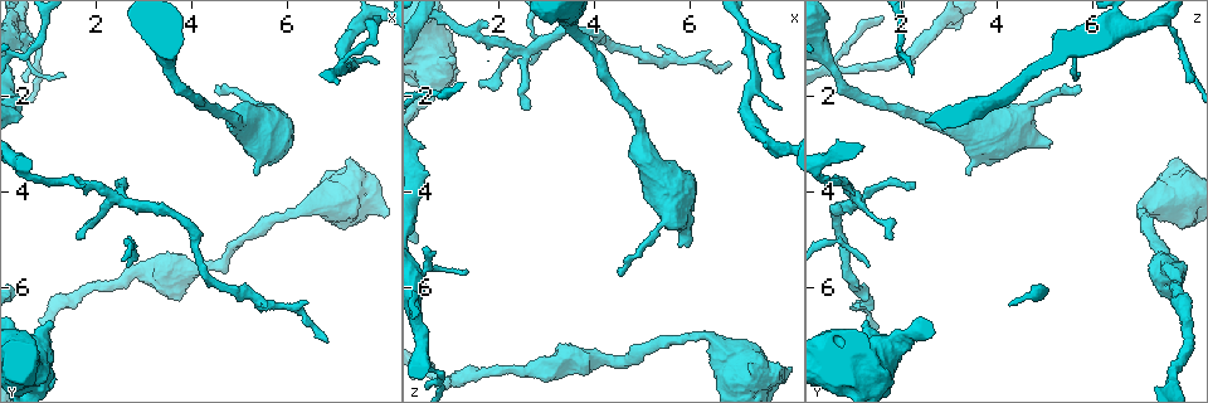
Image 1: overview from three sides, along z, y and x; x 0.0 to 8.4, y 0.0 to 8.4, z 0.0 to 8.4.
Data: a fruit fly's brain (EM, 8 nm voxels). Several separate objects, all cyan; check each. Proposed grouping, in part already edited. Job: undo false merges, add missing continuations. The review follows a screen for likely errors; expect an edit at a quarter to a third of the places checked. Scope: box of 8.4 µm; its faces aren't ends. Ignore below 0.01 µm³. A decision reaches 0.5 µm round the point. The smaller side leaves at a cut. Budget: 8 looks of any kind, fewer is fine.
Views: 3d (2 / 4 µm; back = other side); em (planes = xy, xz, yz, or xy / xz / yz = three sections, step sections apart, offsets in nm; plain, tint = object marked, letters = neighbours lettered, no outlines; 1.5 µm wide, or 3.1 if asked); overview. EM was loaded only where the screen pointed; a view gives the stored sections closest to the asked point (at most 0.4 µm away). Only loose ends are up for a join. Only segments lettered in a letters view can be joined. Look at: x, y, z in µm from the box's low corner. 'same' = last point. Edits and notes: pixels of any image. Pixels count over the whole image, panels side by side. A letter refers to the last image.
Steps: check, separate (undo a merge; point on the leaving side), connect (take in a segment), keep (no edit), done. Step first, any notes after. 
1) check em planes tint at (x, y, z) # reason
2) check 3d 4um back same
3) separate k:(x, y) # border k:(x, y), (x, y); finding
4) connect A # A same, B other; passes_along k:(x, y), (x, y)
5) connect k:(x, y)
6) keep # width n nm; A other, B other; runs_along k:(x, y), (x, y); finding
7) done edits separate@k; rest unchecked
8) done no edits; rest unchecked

check 3d 4um at (5.30, 3.60, 3.45) # an open end

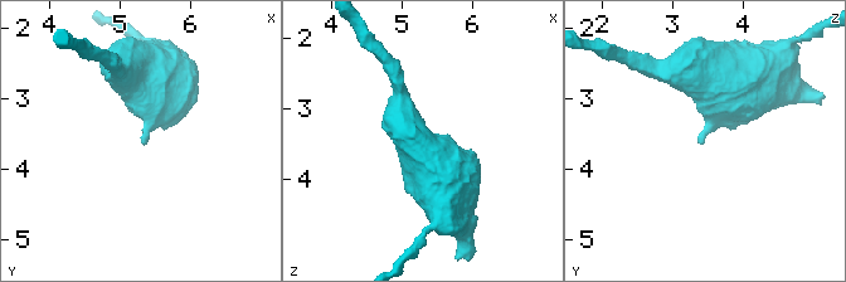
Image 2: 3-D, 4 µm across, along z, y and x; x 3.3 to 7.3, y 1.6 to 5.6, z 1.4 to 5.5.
check em planes letters at (5.30, 3.65, 3.40)

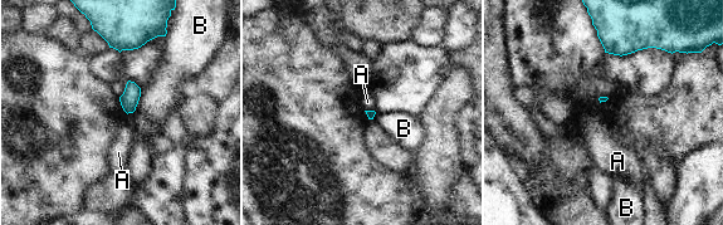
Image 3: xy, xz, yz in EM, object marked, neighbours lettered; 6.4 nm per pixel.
keep # longest_contact B 160 nm; A other, B other; none of them fits

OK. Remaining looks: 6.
check em planes plain at (5.85, 2.90, 5.20) # an open end

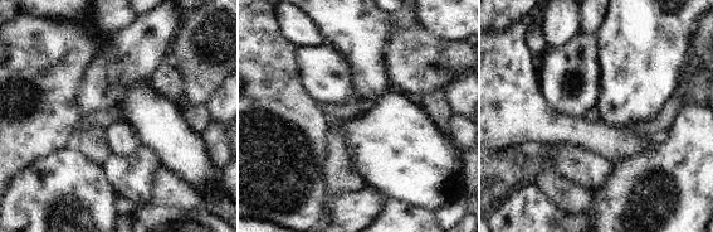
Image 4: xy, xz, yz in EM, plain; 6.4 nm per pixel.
check em planes tint same # where the object lies

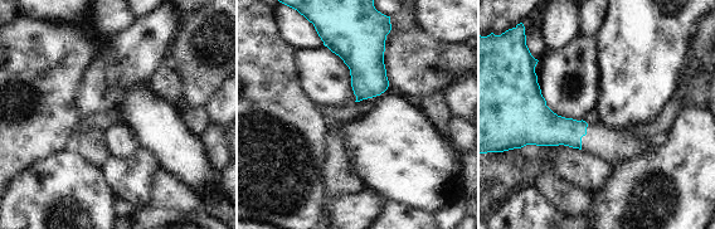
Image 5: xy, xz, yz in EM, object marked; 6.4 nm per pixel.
check em planes letters same # see the neighbours

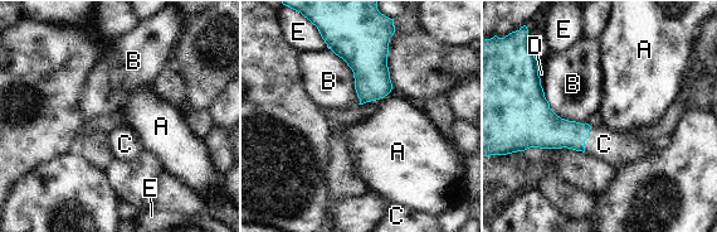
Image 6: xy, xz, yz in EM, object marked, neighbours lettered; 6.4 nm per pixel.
connect C # longest_contact B 420 nm; A other, B other, C same, D other, E other; passes_along 6:(547, 130), (585, 139), (604, 144); the cell continues

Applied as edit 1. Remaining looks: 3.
check overview # redraw

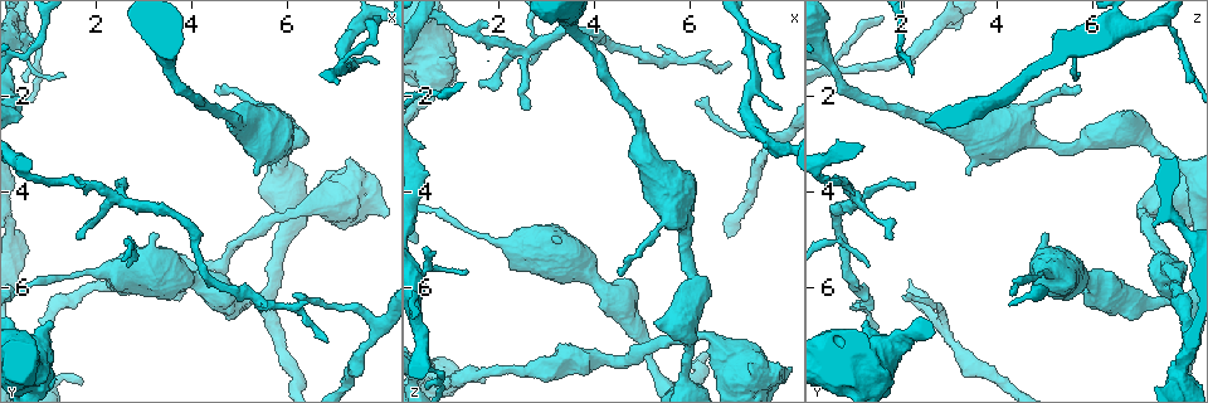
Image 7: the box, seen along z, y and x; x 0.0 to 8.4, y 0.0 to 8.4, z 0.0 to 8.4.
check em planes letters at (2.60, 3.85, 2.25) # free end

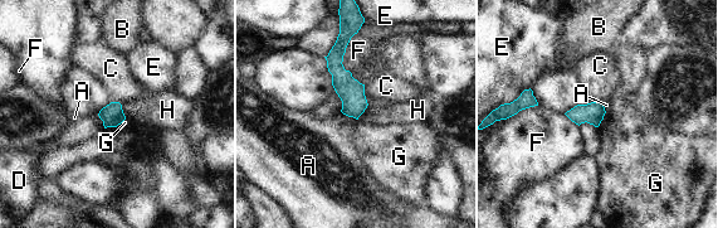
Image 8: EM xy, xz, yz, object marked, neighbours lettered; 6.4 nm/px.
keep # longest_contact F 260 nm; A other, B other, C other, D other, E other, F other, G other, H other; border 8:(369, 105), (357, 119); no lettered segment goes on from it

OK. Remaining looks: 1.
done edits connect@6; rest unchecked

